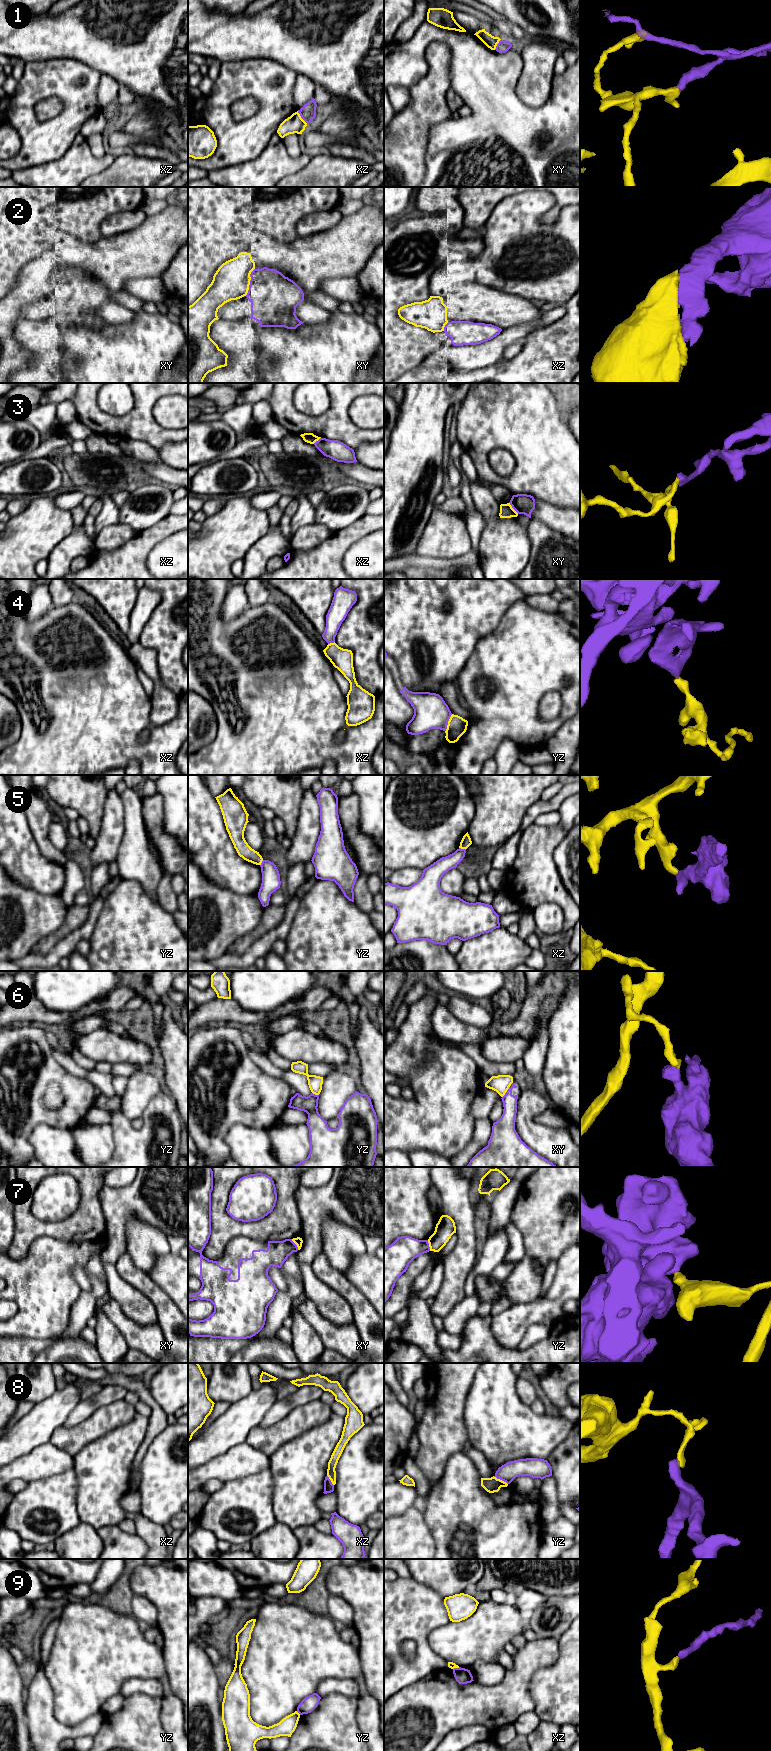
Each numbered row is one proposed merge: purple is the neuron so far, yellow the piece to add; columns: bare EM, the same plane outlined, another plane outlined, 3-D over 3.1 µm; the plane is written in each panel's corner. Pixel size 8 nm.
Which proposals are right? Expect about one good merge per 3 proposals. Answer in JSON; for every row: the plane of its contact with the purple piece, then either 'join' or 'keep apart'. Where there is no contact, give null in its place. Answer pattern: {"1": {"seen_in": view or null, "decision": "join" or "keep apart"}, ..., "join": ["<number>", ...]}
{"1": {"seen_in": "xz", "decision": "keep apart"}, "2": {"seen_in": "xy", "decision": "join"}, "3": {"seen_in": "xy", "decision": "keep apart"}, "4": {"seen_in": "yz", "decision": "keep apart"}, "5": {"seen_in": "xz", "decision": "keep apart"}, "6": {"seen_in": "xy", "decision": "keep apart"}, "7": {"seen_in": "xy", "decision": "keep apart"}, "8": {"seen_in": "yz", "decision": "keep apart"}, "9": {"seen_in": "yz", "decision": "keep apart"}, "join": ["2"]}

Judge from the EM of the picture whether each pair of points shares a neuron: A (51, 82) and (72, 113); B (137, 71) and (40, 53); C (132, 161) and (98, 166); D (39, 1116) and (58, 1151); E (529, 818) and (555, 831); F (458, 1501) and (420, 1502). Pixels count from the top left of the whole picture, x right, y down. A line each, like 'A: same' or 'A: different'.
A: same
B: same
C: different
D: different
E: different
F: different

